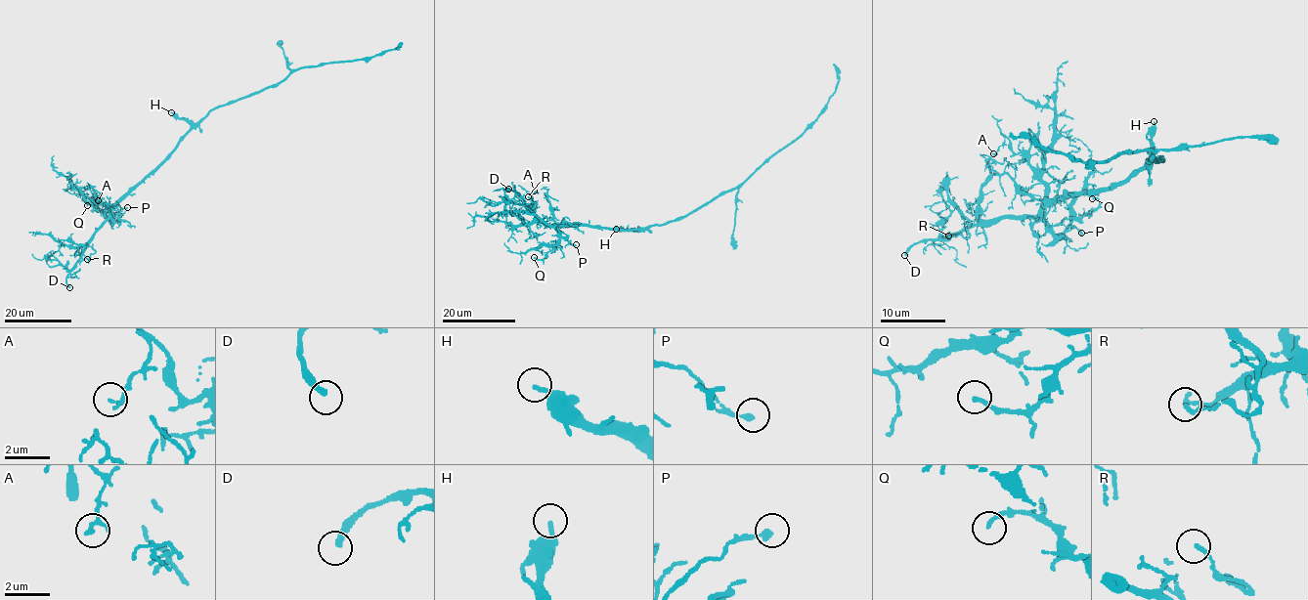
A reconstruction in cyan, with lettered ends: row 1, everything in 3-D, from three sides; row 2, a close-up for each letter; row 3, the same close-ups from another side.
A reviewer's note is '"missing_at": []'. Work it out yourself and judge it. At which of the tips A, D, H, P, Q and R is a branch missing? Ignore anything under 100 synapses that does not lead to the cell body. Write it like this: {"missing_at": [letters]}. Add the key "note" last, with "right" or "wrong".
{"missing_at": ["D"], "note": "wrong"}

